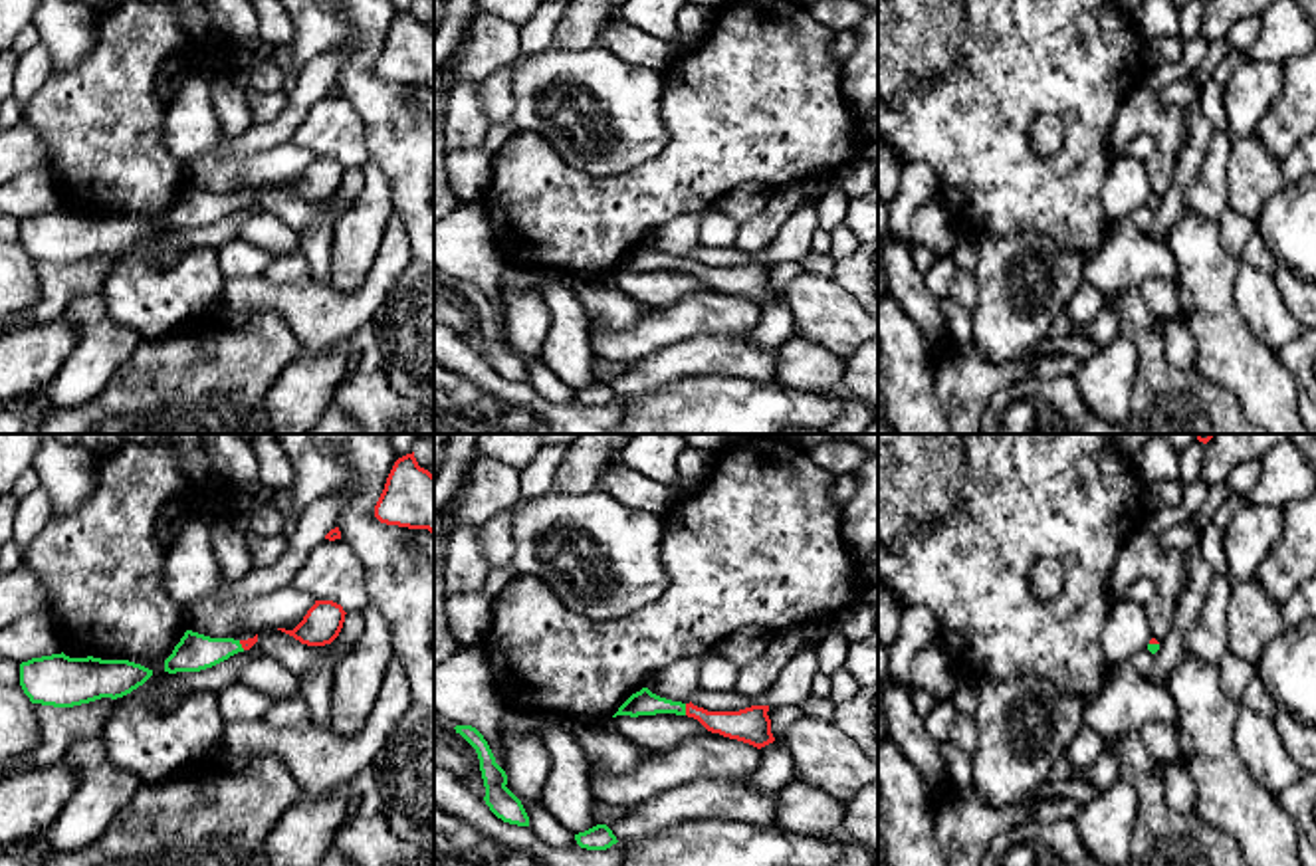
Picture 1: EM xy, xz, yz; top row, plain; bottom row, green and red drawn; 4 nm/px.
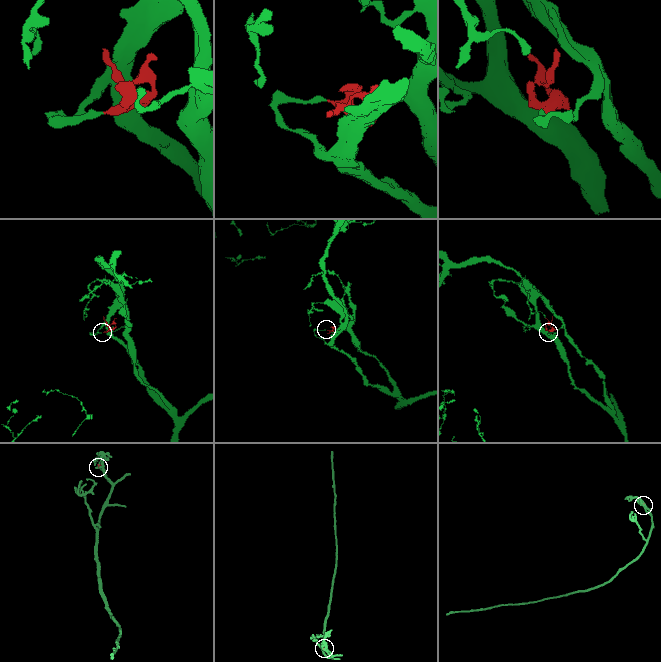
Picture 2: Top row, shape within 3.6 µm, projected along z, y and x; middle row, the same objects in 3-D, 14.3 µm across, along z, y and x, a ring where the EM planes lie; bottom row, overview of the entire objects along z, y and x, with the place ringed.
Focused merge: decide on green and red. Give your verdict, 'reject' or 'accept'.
accept

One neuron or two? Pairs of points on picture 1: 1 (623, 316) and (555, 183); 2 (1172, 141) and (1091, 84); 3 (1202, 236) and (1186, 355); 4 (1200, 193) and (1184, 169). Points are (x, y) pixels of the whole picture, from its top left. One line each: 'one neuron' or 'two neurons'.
1: two neurons
2: two neurons
3: two neurons
4: two neurons

